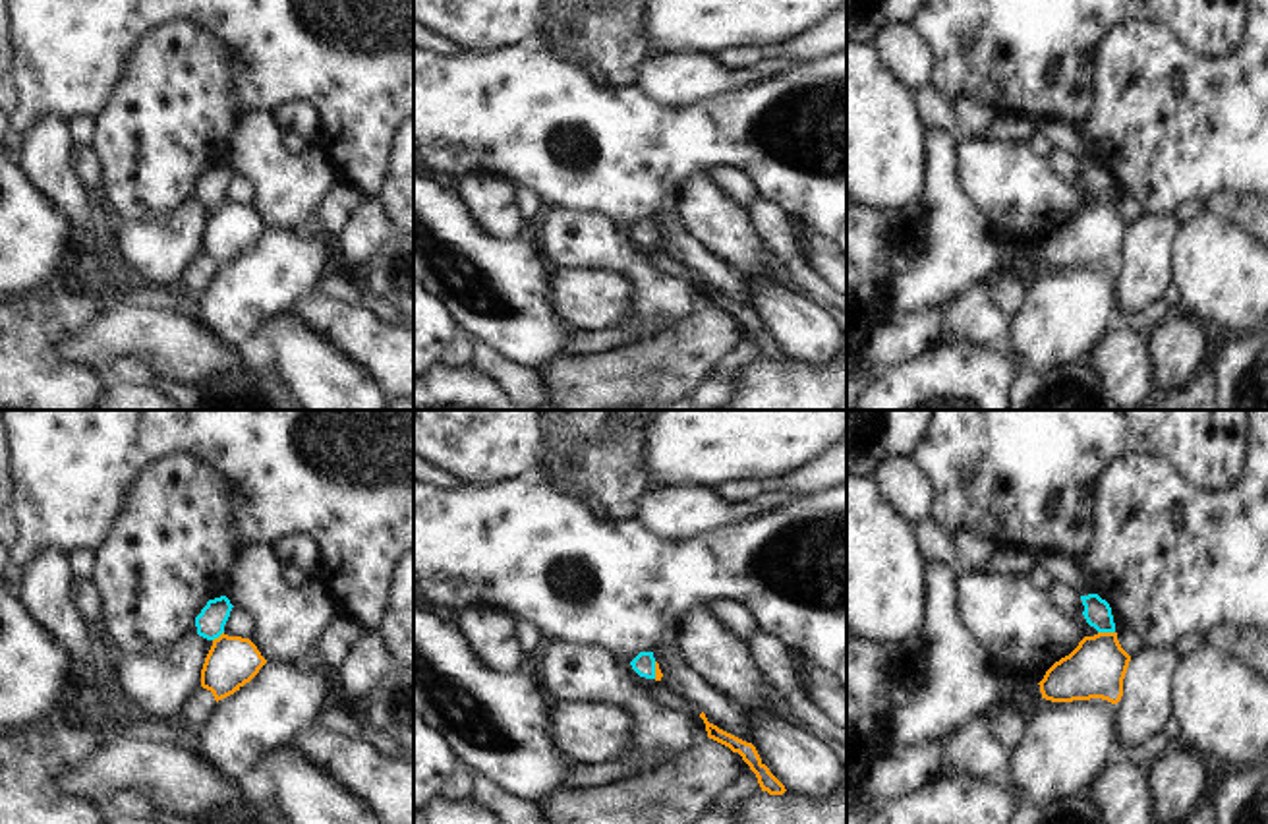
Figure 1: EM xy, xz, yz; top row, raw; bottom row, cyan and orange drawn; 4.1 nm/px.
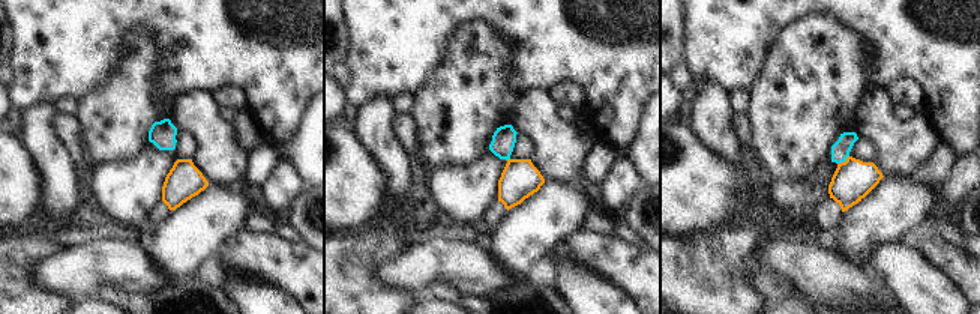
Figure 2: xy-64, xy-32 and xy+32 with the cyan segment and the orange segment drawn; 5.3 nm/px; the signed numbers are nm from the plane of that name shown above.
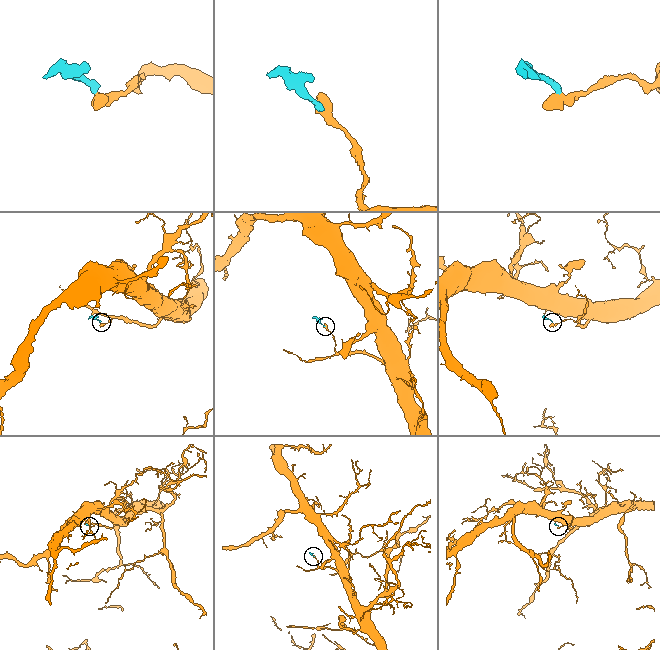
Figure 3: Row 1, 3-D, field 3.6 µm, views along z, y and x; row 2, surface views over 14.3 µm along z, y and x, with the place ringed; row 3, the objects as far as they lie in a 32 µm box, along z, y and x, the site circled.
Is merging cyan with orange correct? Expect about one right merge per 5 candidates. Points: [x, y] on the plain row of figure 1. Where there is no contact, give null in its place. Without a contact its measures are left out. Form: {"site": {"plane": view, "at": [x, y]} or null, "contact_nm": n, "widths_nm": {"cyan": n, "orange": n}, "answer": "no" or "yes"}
{"site": {"plane": "yz", "at": [1106, 198]}, "contact_nm": 70, "widths_nm": {"cyan": 110, "orange": 240}, "answer": "no"}

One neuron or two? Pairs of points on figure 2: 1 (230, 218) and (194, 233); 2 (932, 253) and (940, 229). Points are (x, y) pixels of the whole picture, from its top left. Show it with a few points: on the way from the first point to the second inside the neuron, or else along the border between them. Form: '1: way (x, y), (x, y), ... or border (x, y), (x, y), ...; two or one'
1: way (221, 218), (209, 218), (203, 224); one
2: border (935, 233), (964, 248); two

